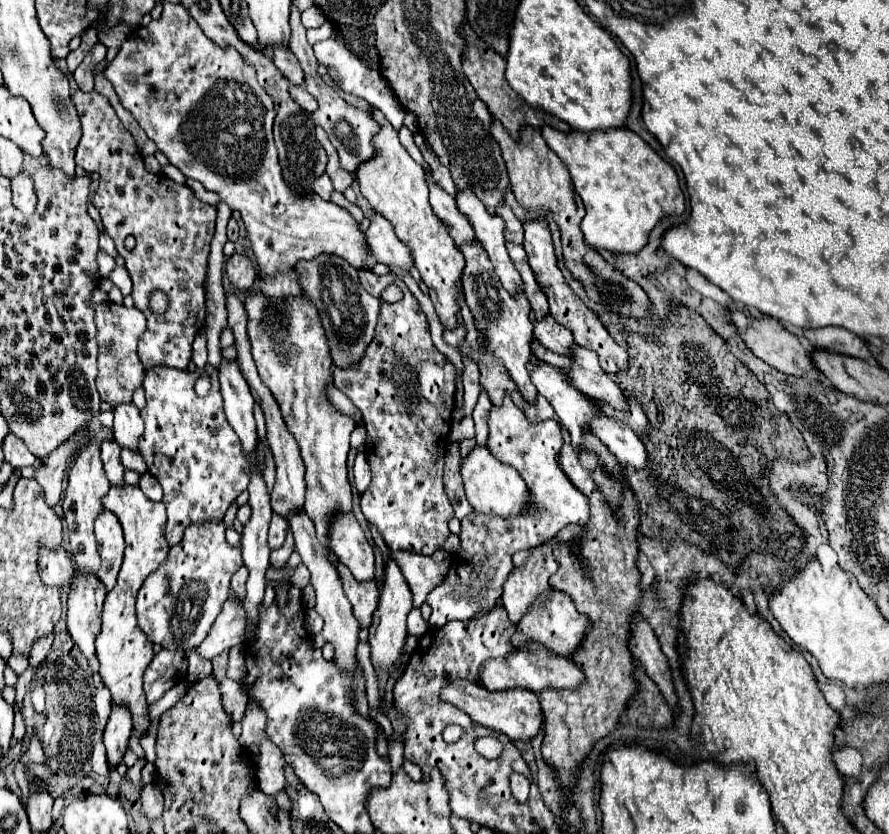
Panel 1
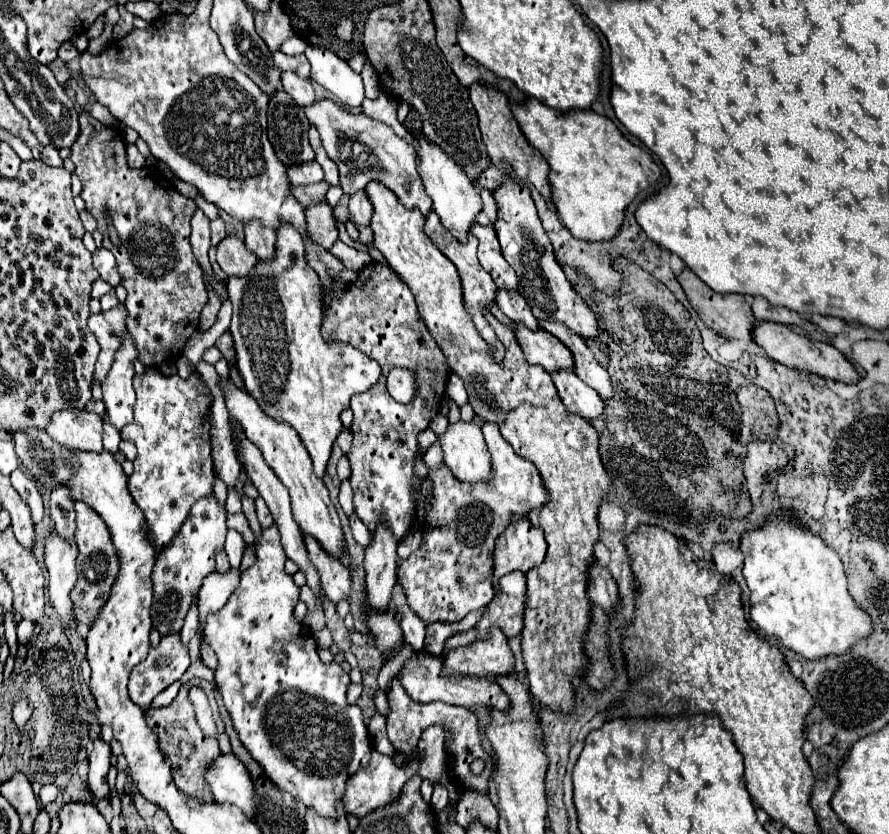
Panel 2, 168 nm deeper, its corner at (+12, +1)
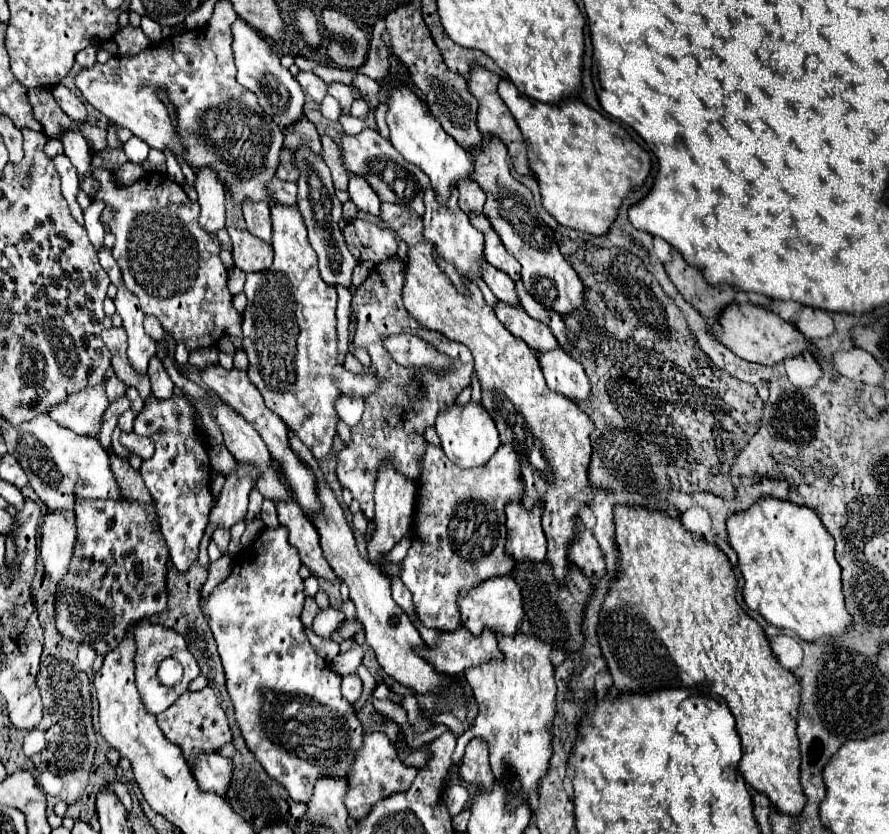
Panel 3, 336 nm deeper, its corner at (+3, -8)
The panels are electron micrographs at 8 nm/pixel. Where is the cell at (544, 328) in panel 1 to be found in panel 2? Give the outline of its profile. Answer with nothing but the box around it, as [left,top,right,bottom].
[498,288,540,332]

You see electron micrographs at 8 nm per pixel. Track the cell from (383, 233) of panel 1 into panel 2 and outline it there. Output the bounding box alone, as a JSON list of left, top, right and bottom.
[350,190,372,226]

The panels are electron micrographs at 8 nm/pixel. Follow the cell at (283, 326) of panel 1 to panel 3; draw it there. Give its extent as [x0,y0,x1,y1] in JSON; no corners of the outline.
[243,205,379,459]

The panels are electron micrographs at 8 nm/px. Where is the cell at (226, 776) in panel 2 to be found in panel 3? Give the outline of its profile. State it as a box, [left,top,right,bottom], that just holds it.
[193,753,231,795]

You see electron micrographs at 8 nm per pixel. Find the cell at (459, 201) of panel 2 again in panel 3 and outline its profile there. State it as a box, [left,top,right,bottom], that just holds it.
[381,73,473,203]

